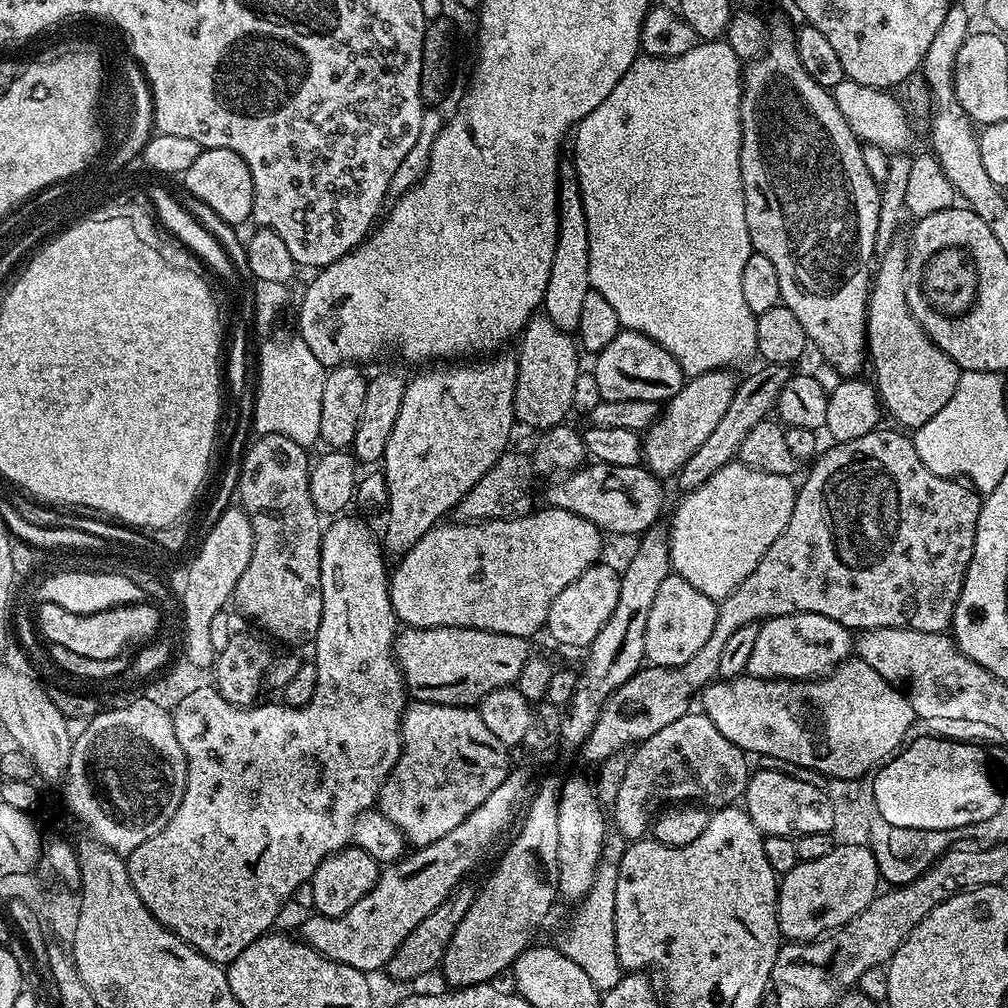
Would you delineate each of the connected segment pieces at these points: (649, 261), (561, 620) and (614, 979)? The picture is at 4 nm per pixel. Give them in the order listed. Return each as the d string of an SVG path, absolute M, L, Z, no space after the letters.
M724 38L719 40L710 40L707 42L697 42L690 50L686 50L686 54L681 56L645 56L641 55L630 66L630 70L626 70L626 74L618 82L618 86L614 86L614 90L610 90L610 94L606 98L606 102L602 102L602 106L598 106L598 110L590 110L590 114L586 114L586 118L582 118L582 122L576 125L574 129L574 139L571 141L574 163L576 166L576 177L578 178L578 186L582 194L582 206L586 210L586 230L590 234L590 282L592 283L592 291L602 294L602 298L606 298L606 302L610 302L610 306L618 314L618 322L621 329L637 332L643 336L650 337L654 342L658 342L658 346L666 349L676 361L680 364L685 377L701 376L707 372L713 372L719 368L731 369L732 364L740 364L743 360L748 360L751 356L757 355L756 351L756 317L750 310L750 306L746 306L742 295L742 266L746 266L746 258L750 258L753 254L752 243L750 242L750 234L746 230L746 206L744 205L744 191L742 190L742 174L740 173L740 147L742 146L742 126L740 125L740 90L742 87L742 61L738 54L734 54L734 50L730 48Z
M604 563L591 564L585 572L578 574L578 578L574 578L574 582L570 582L570 586L566 586L566 590L562 590L562 594L558 594L550 605L546 632L568 648L587 649L606 622L610 621L618 603L621 573Z
M601 870L596 873L596 880L588 887L579 901L580 909L564 936L562 951L571 960L578 962L590 982L600 989L601 993L608 992L614 986L618 986L622 969L618 962L618 950L614 946L614 890L616 889L616 874L612 870Z

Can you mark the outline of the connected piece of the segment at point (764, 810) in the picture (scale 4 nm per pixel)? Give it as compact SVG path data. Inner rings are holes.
M756 772L748 778L748 785L742 797L742 807L750 814L750 822L758 826L764 836L798 837L806 834L831 832L834 826L834 813L830 798L826 798L819 783L799 780L784 772Z

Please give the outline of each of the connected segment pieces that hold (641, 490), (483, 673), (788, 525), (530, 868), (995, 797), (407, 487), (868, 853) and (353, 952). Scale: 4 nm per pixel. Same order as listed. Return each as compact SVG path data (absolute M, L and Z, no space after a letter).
M588 462L567 473L548 492L547 503L554 508L570 510L586 522L594 522L605 534L639 537L651 529L664 508L664 488L661 477L640 464L610 466Z
M409 628L397 635L394 645L396 663L404 675L404 687L413 701L425 700L431 704L445 704L466 708L479 705L486 694L499 688L515 685L522 674L522 666L533 655L527 639L522 636L498 634L477 628Z
M877 427L876 431L870 434L862 434L862 438L854 438L850 442L833 443L829 452L821 451L815 457L814 463L811 465L813 468L809 470L804 485L801 488L799 485L795 489L792 513L790 518L784 521L782 534L778 534L774 538L770 550L766 550L766 554L762 554L762 562L758 562L758 566L754 566L754 570L750 575L726 599L719 601L716 617L714 618L714 630L710 630L710 638L706 642L706 646L702 646L702 650L698 650L698 654L694 654L694 658L690 658L690 662L686 662L677 668L644 666L633 674L620 689L614 690L612 696L605 702L598 716L597 724L591 730L588 740L585 741L582 747L582 755L584 754L585 758L592 763L592 766L599 766L612 754L631 749L646 738L650 738L650 734L658 734L658 730L663 730L665 726L670 726L670 722L678 722L678 718L685 716L693 707L694 701L699 697L700 693L720 676L718 662L722 655L722 649L724 649L728 639L741 626L763 622L774 616L805 612L806 614L822 614L826 618L834 618L834 622L846 626L849 630L909 628L910 630L922 630L923 632L947 633L951 629L952 615L956 609L958 598L962 594L962 586L966 578L966 570L970 566L970 558L974 554L974 534L976 533L976 523L978 522L982 496L975 488L961 482L959 479L934 474L928 469L926 462L922 462L922 458L918 458L918 450L912 444L911 435L905 434L895 427L892 427L893 429L884 427Z
M563 775L548 776L541 782L536 797L534 792L527 801L526 811L515 829L516 837L501 854L492 877L481 892L473 895L470 910L458 922L458 930L454 930L442 961L449 989L487 984L495 981L499 972L507 973L535 941L532 939L540 923L551 914L552 903L558 900L558 802L564 782Z
M940 736L909 739L891 759L879 765L870 783L876 803L876 815L886 818L890 826L914 830L968 830L974 824L986 822L986 818L994 818L994 814L1000 812L1002 803L1002 797L996 793L996 788L988 777L988 760L984 757L983 750L976 744L967 744L964 740L943 740Z
M497 355L495 358L480 358L475 362L440 362L435 366L428 366L425 372L420 372L416 377L409 379L404 386L402 394L402 410L398 410L398 419L394 421L394 430L390 434L390 438L386 442L386 454L382 461L382 475L384 477L384 485L388 491L388 502L386 505L386 513L388 512L388 529L385 530L384 536L382 532L382 544L389 553L393 552L393 557L399 558L405 552L409 552L414 546L414 542L418 542L418 538L422 538L422 534L426 534L431 528L436 527L445 519L447 512L451 513L456 505L460 503L460 499L466 495L474 486L474 482L478 482L478 478L482 478L482 474L486 474L486 470L490 470L500 461L500 457L509 451L510 444L508 439L512 436L512 424L517 423L514 414L514 386L516 385L516 356Z
M836 844L830 854L822 858L801 860L794 866L794 870L783 873L778 884L776 917L780 923L781 937L788 942L811 942L835 932L862 914L866 906L870 906L881 884L874 854L871 848L863 844Z
M509 771L502 786L498 786L498 790L494 790L494 794L490 794L490 798L486 798L486 802L482 802L482 806L475 808L465 820L458 822L446 838L438 838L438 842L430 842L425 848L409 851L403 860L387 865L371 890L358 898L346 914L311 914L306 917L299 932L304 943L318 954L334 962L354 966L354 970L359 972L373 974L379 968L381 971L390 962L394 950L402 946L410 930L414 930L414 926L418 926L430 910L442 906L442 902L465 883L464 876L470 875L479 866L488 847L508 827L511 829L517 823L518 813L529 795L527 792L527 774Z

